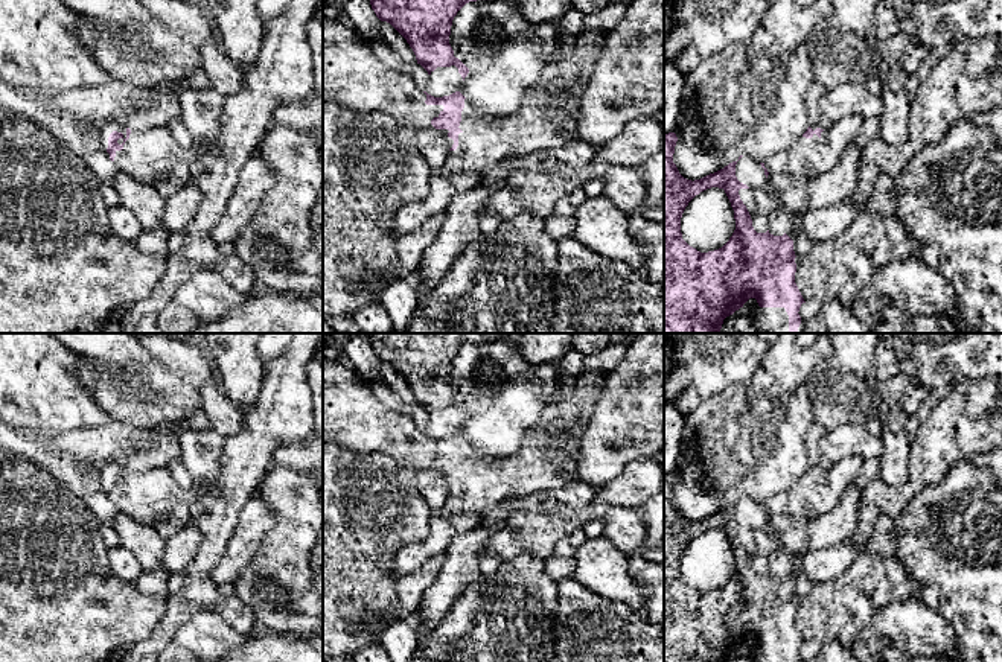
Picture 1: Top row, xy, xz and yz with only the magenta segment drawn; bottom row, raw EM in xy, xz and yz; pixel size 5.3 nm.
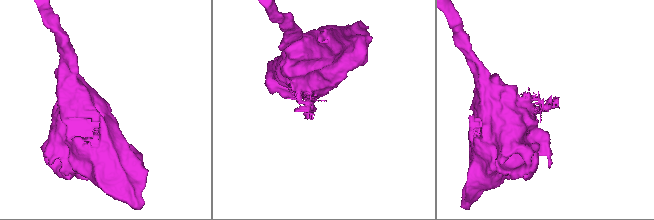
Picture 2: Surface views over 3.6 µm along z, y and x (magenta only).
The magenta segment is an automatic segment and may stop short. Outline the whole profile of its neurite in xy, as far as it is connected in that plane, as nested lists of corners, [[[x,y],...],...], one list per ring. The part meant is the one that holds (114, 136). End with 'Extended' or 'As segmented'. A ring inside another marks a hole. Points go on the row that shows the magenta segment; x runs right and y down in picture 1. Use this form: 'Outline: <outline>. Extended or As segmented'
Outline: [[[126,128],[126,134],[113,131],[108,137],[107,152],[110,154],[110,160],[114,161],[116,152],[123,149],[125,142],[129,138],[131,129]]]. As segmented

